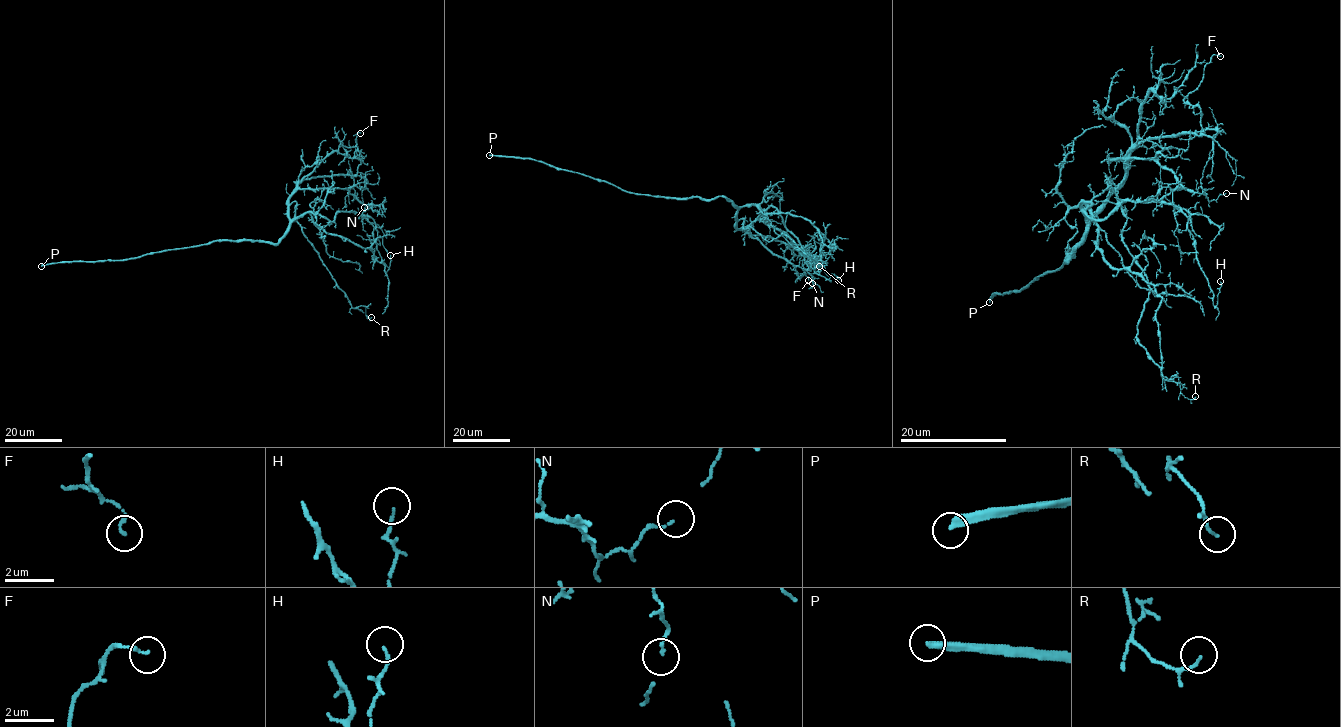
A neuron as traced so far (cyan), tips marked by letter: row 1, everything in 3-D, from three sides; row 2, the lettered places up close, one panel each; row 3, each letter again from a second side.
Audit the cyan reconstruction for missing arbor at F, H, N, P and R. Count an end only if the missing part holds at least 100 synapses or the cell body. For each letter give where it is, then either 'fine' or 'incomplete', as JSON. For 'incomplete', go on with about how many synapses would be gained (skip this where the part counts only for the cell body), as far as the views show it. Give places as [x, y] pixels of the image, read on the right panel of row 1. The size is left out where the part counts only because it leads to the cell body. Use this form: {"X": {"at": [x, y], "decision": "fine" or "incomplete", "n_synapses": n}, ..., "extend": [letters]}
{"F": {"at": [1220, 56], "decision": "fine"}, "H": {"at": [1220, 281], "decision": "fine"}, "N": {"at": [1226, 193], "decision": "fine"}, "P": {"at": [989, 302], "decision": "incomplete", "n_synapses": 300}, "R": {"at": [1195, 396], "decision": "fine"}, "extend": ["P"]}

